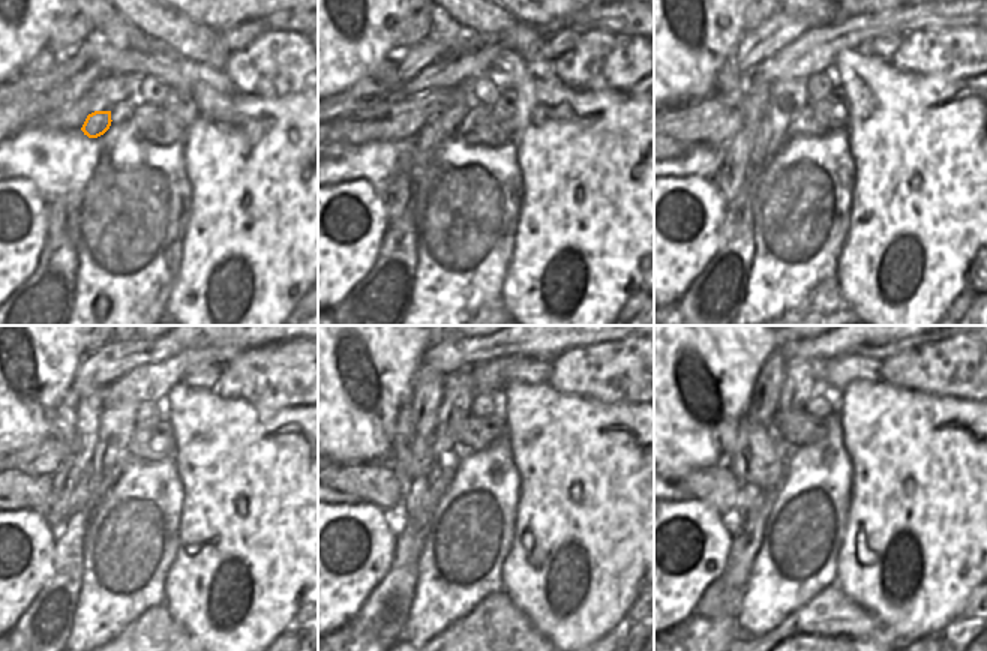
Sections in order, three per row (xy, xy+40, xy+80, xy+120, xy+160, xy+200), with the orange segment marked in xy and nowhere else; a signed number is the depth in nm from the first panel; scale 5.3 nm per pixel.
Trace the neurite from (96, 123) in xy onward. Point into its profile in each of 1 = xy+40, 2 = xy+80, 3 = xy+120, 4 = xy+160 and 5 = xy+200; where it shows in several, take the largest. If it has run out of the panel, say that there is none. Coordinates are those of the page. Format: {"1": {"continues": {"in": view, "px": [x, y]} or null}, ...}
{"1": {"continues": {"in": "xy+40", "px": [426, 138]}}, "2": {"continues": {"in": "xy+80", "px": [762, 146]}}, "3": {"continues": {"in": "xy+120", "px": [92, 474]}}, "4": {"continues": {"in": "xy+160", "px": [413, 503]}}, "5": {"continues": {"in": "xy+200", "px": [749, 504]}}}

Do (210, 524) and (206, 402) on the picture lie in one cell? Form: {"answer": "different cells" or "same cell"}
{"answer": "same cell"}

